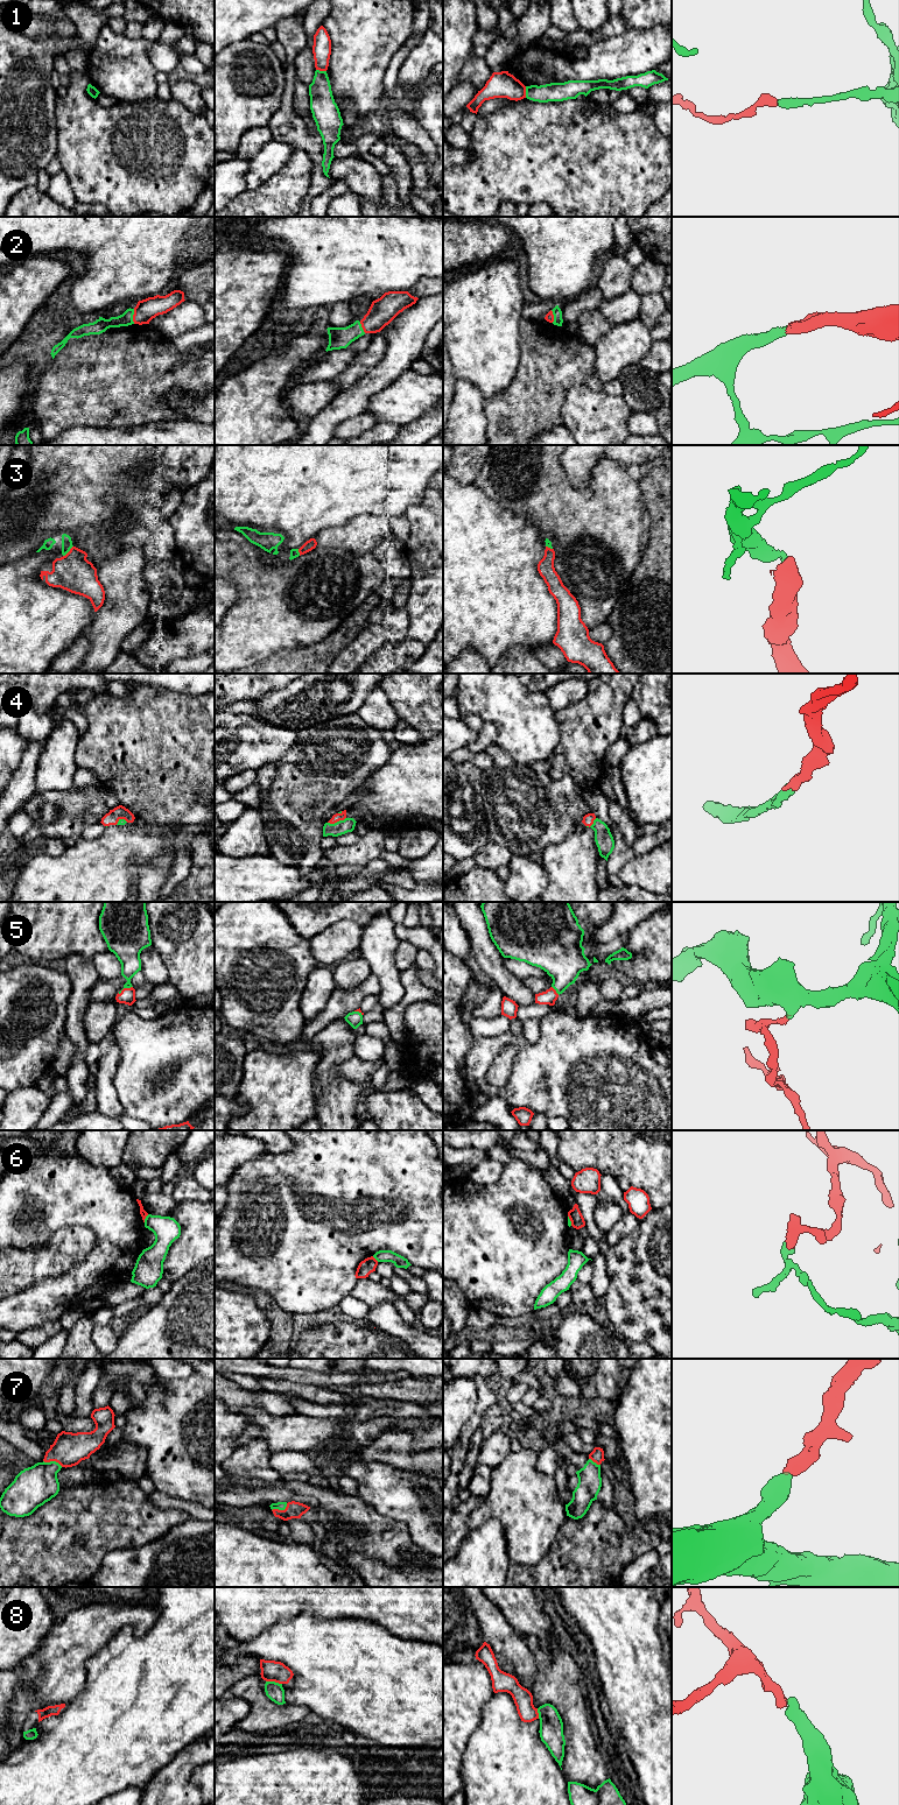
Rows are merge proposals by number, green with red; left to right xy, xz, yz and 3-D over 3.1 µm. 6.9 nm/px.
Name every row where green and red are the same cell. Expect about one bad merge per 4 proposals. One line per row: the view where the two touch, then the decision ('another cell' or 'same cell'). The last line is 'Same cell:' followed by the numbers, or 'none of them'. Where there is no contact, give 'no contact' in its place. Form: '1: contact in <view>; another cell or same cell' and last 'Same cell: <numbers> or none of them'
1: contact in yz; another cell
2: contact in xy; same cell
3: contact in xy; same cell
4: contact in xz; same cell
5: contact in xy; same cell
6: contact in xy; another cell
7: contact in xy; same cell
8: contact in xz; same cell
Same cell: 2, 3, 4, 5, 7, 8

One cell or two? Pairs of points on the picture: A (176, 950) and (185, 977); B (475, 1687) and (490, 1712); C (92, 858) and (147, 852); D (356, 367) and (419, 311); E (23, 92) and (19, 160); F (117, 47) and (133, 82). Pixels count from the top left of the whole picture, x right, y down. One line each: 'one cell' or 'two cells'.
A: one cell
B: two cells
C: one cell
D: two cells
E: one cell
F: one cell

